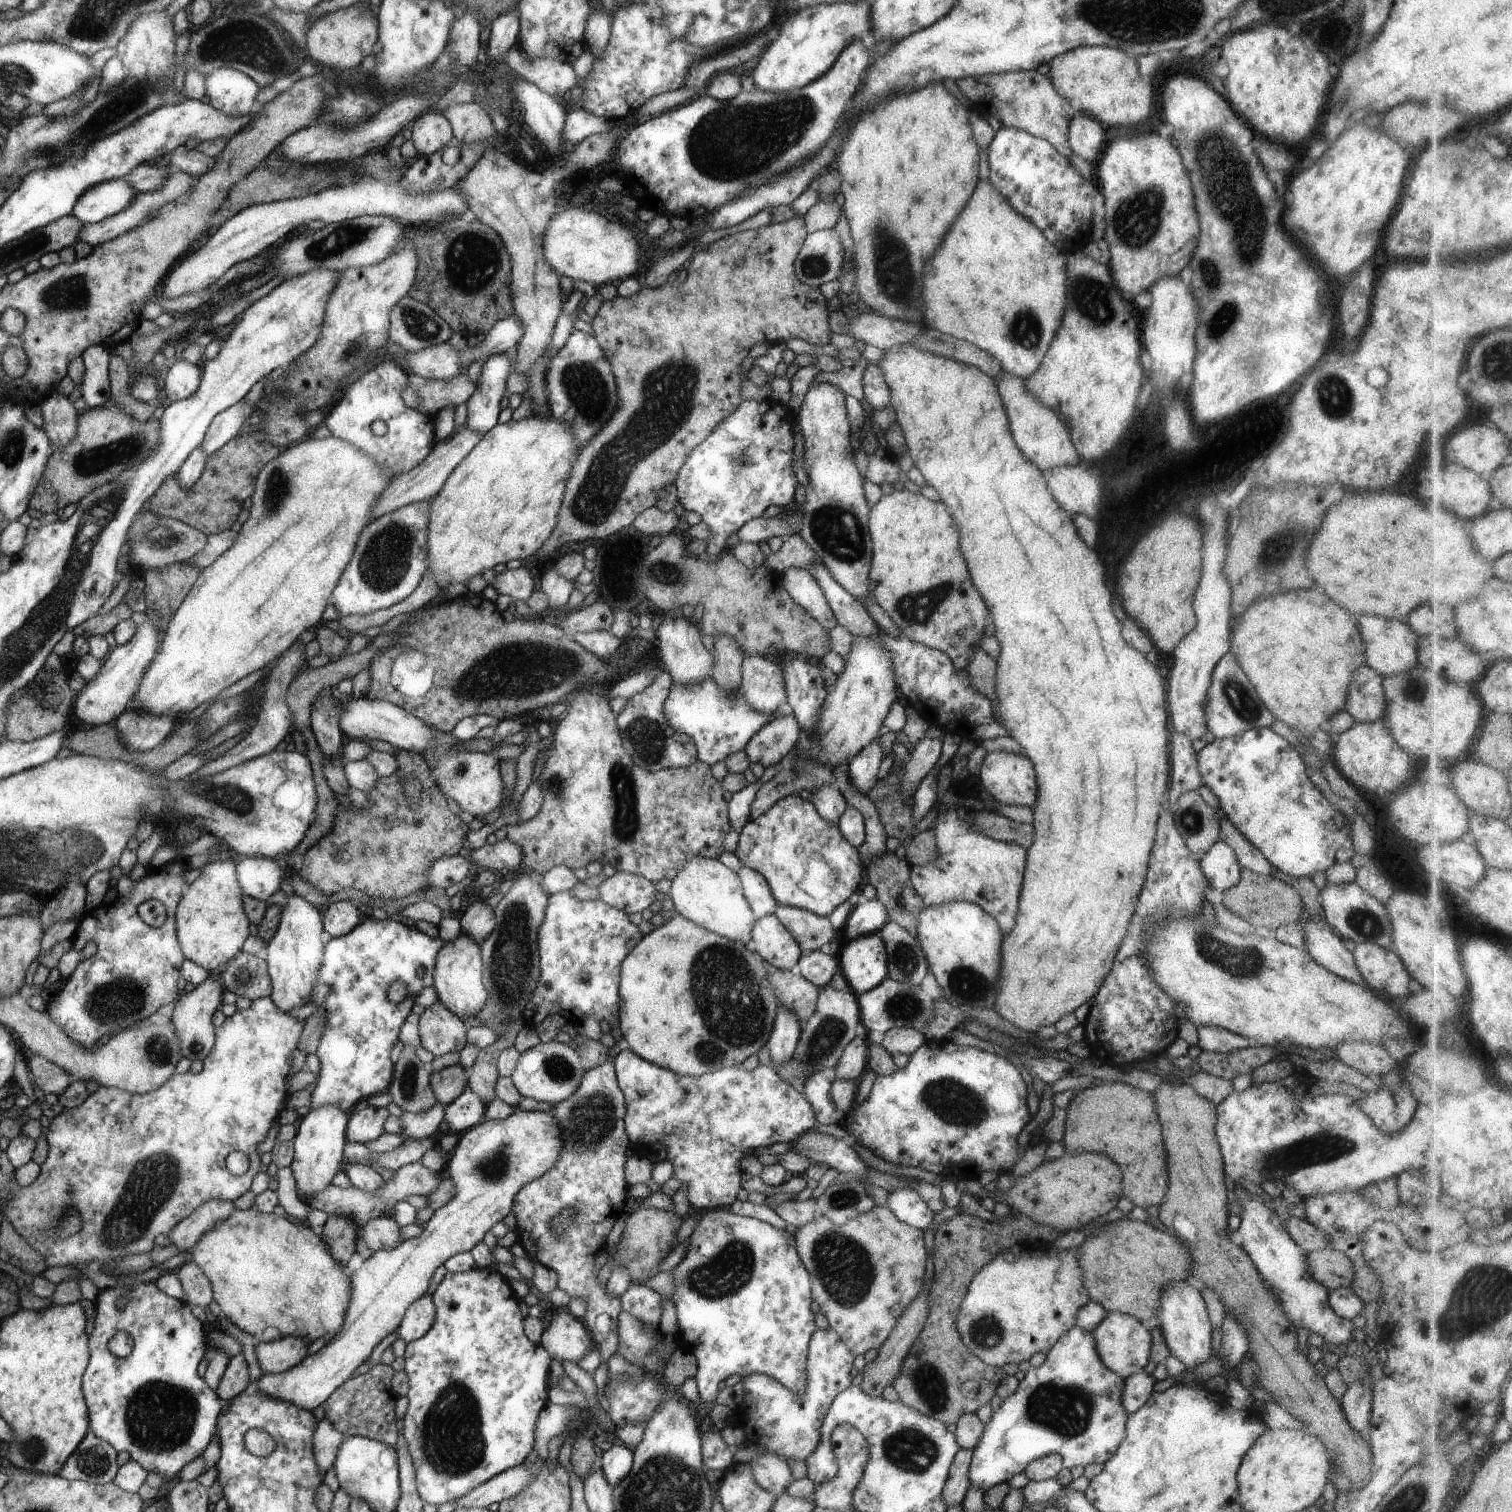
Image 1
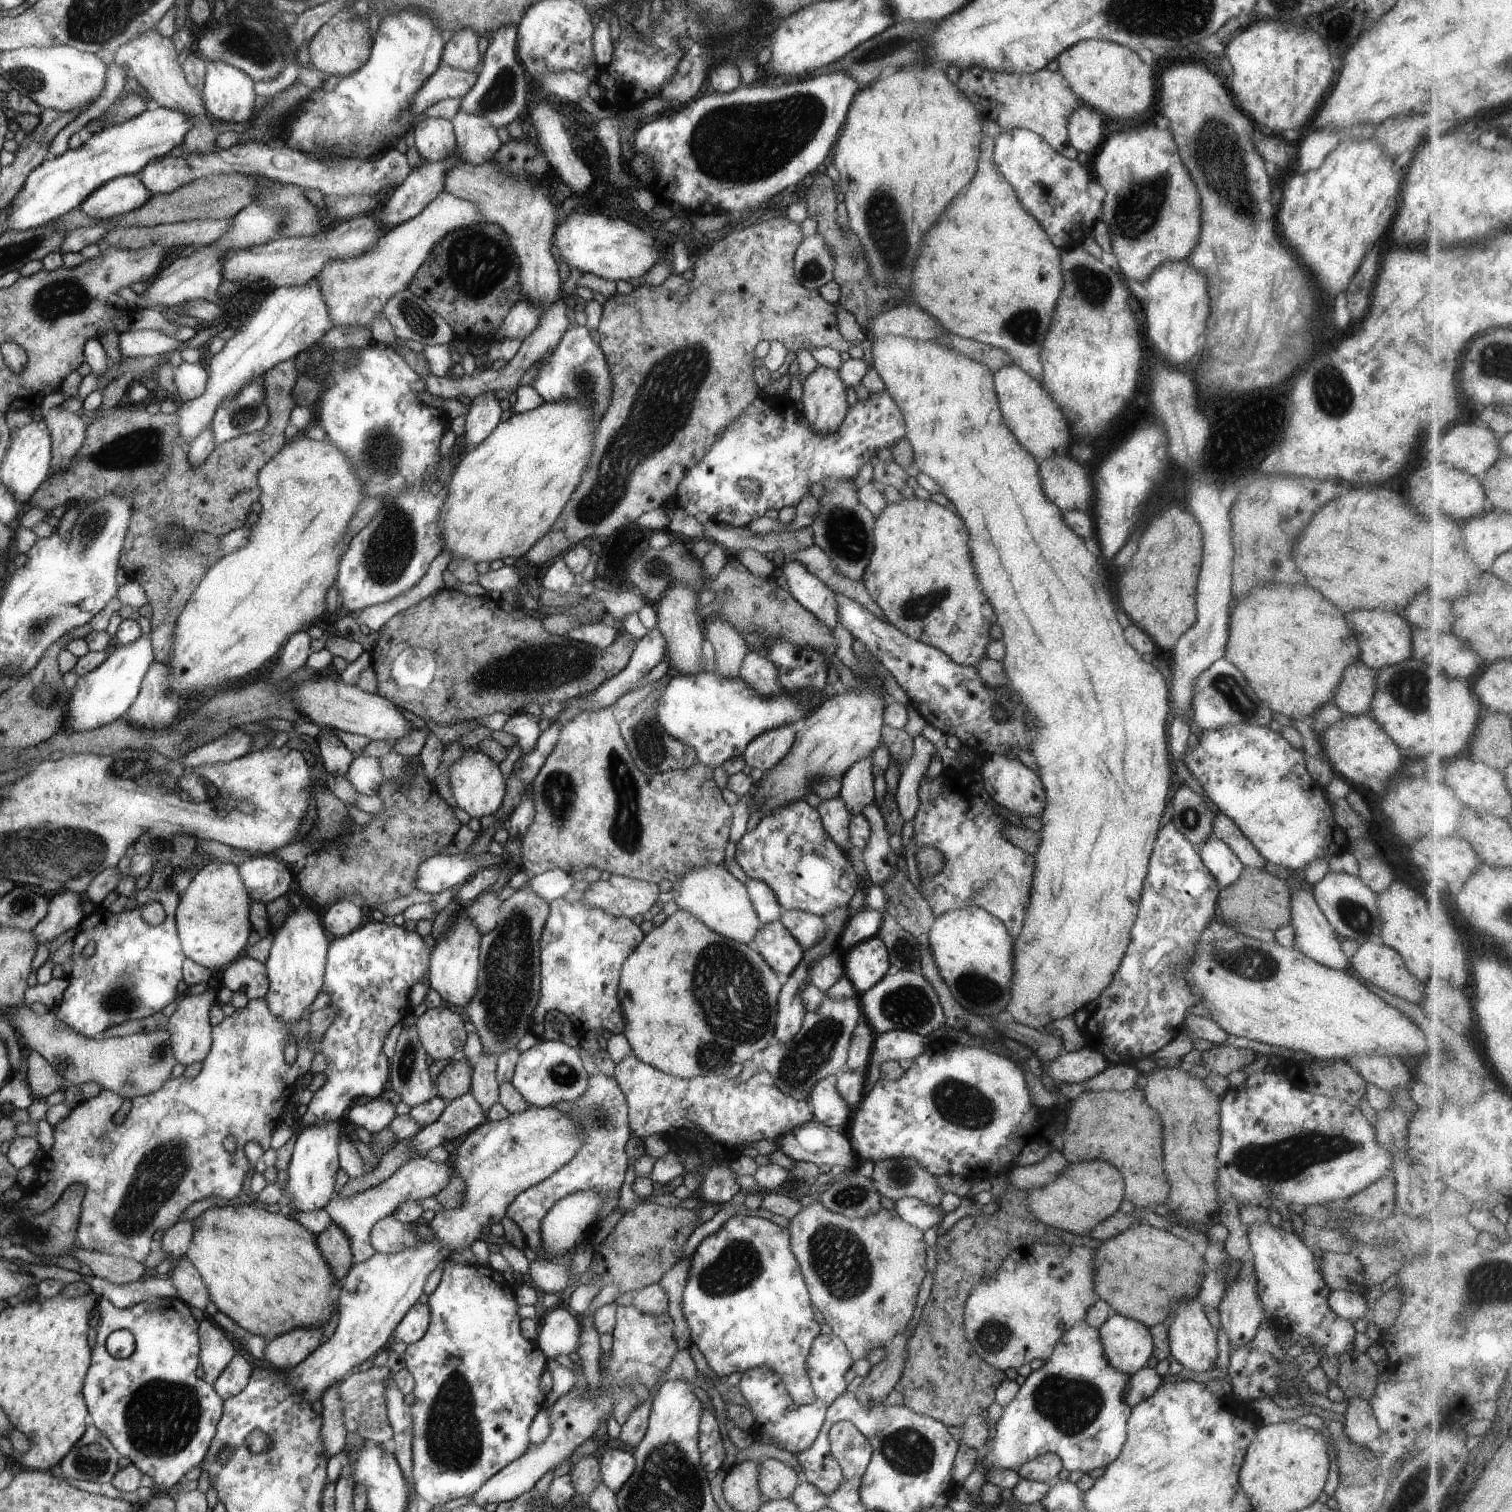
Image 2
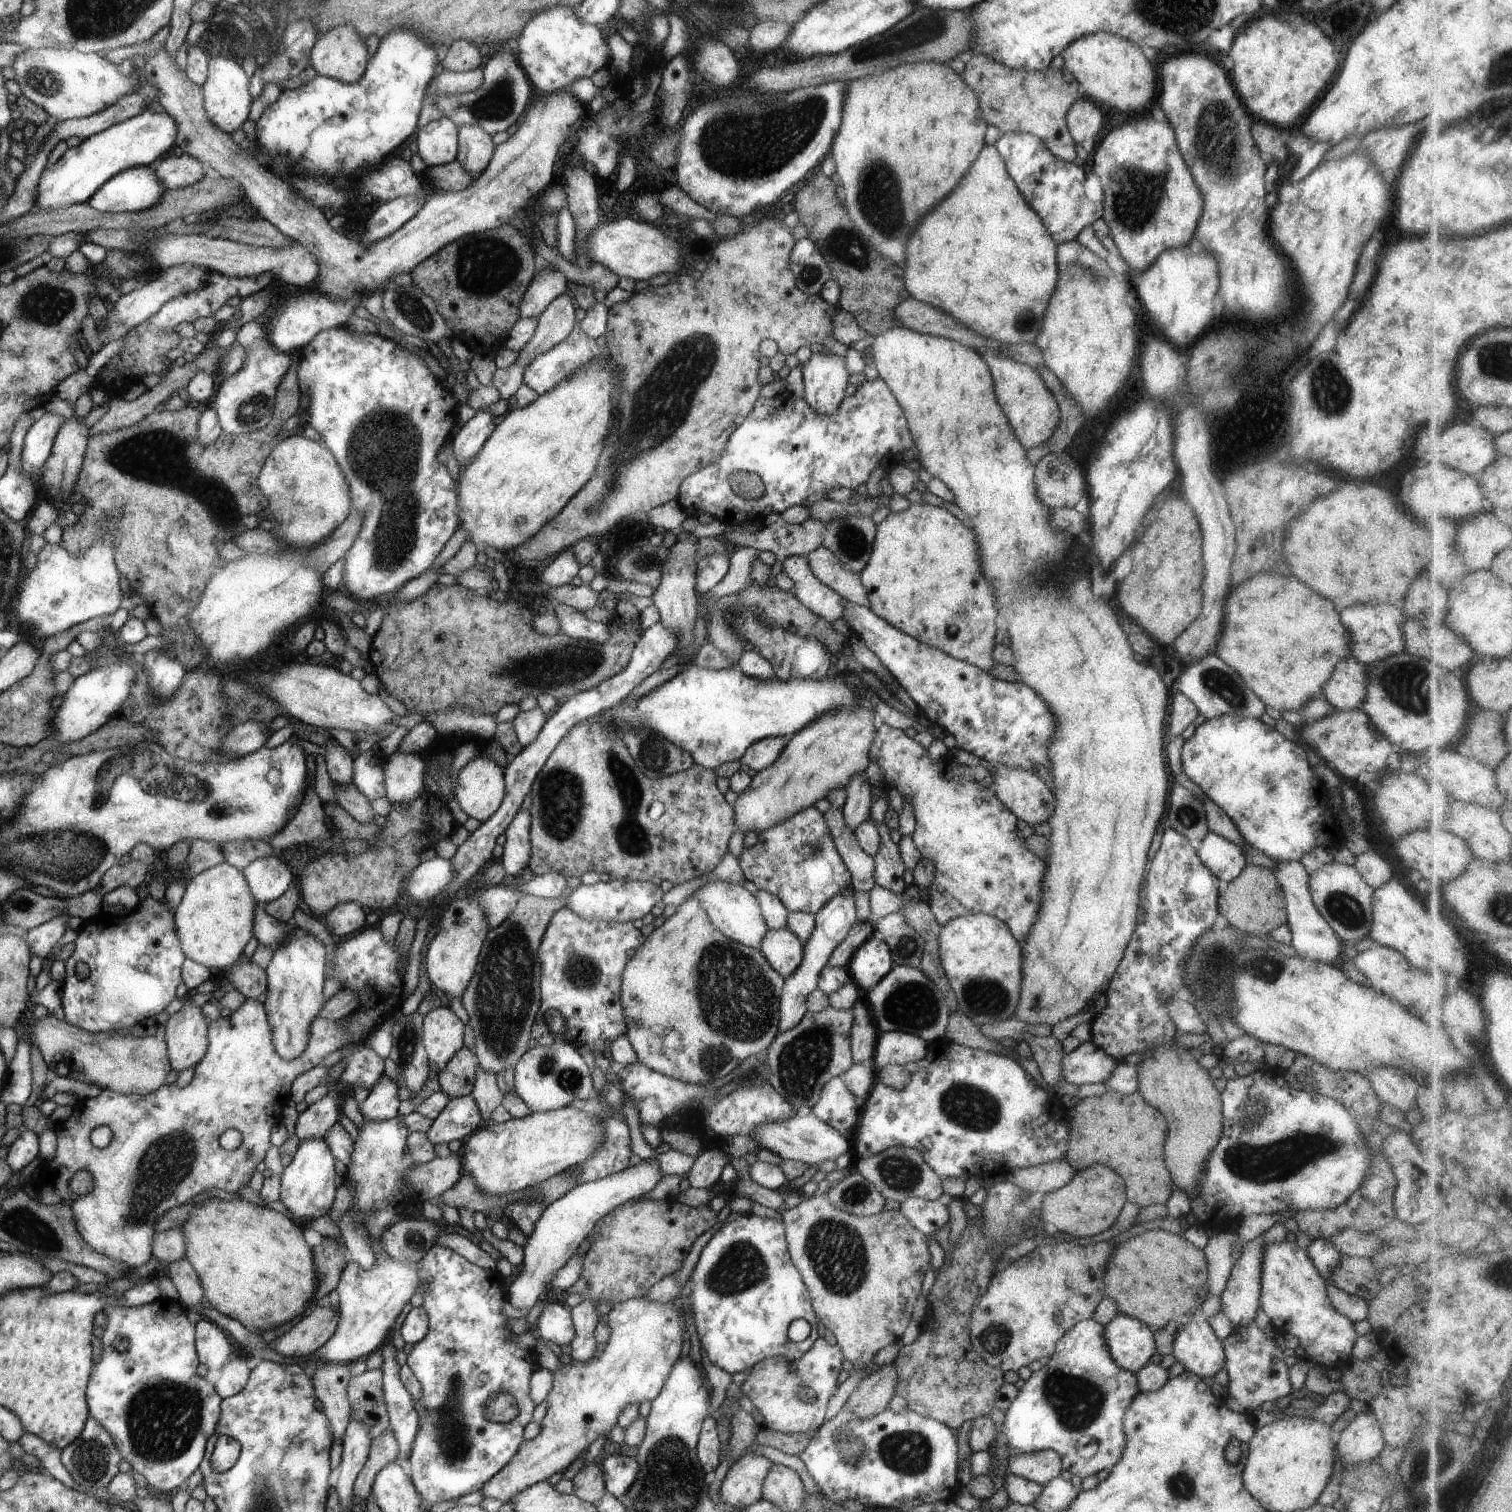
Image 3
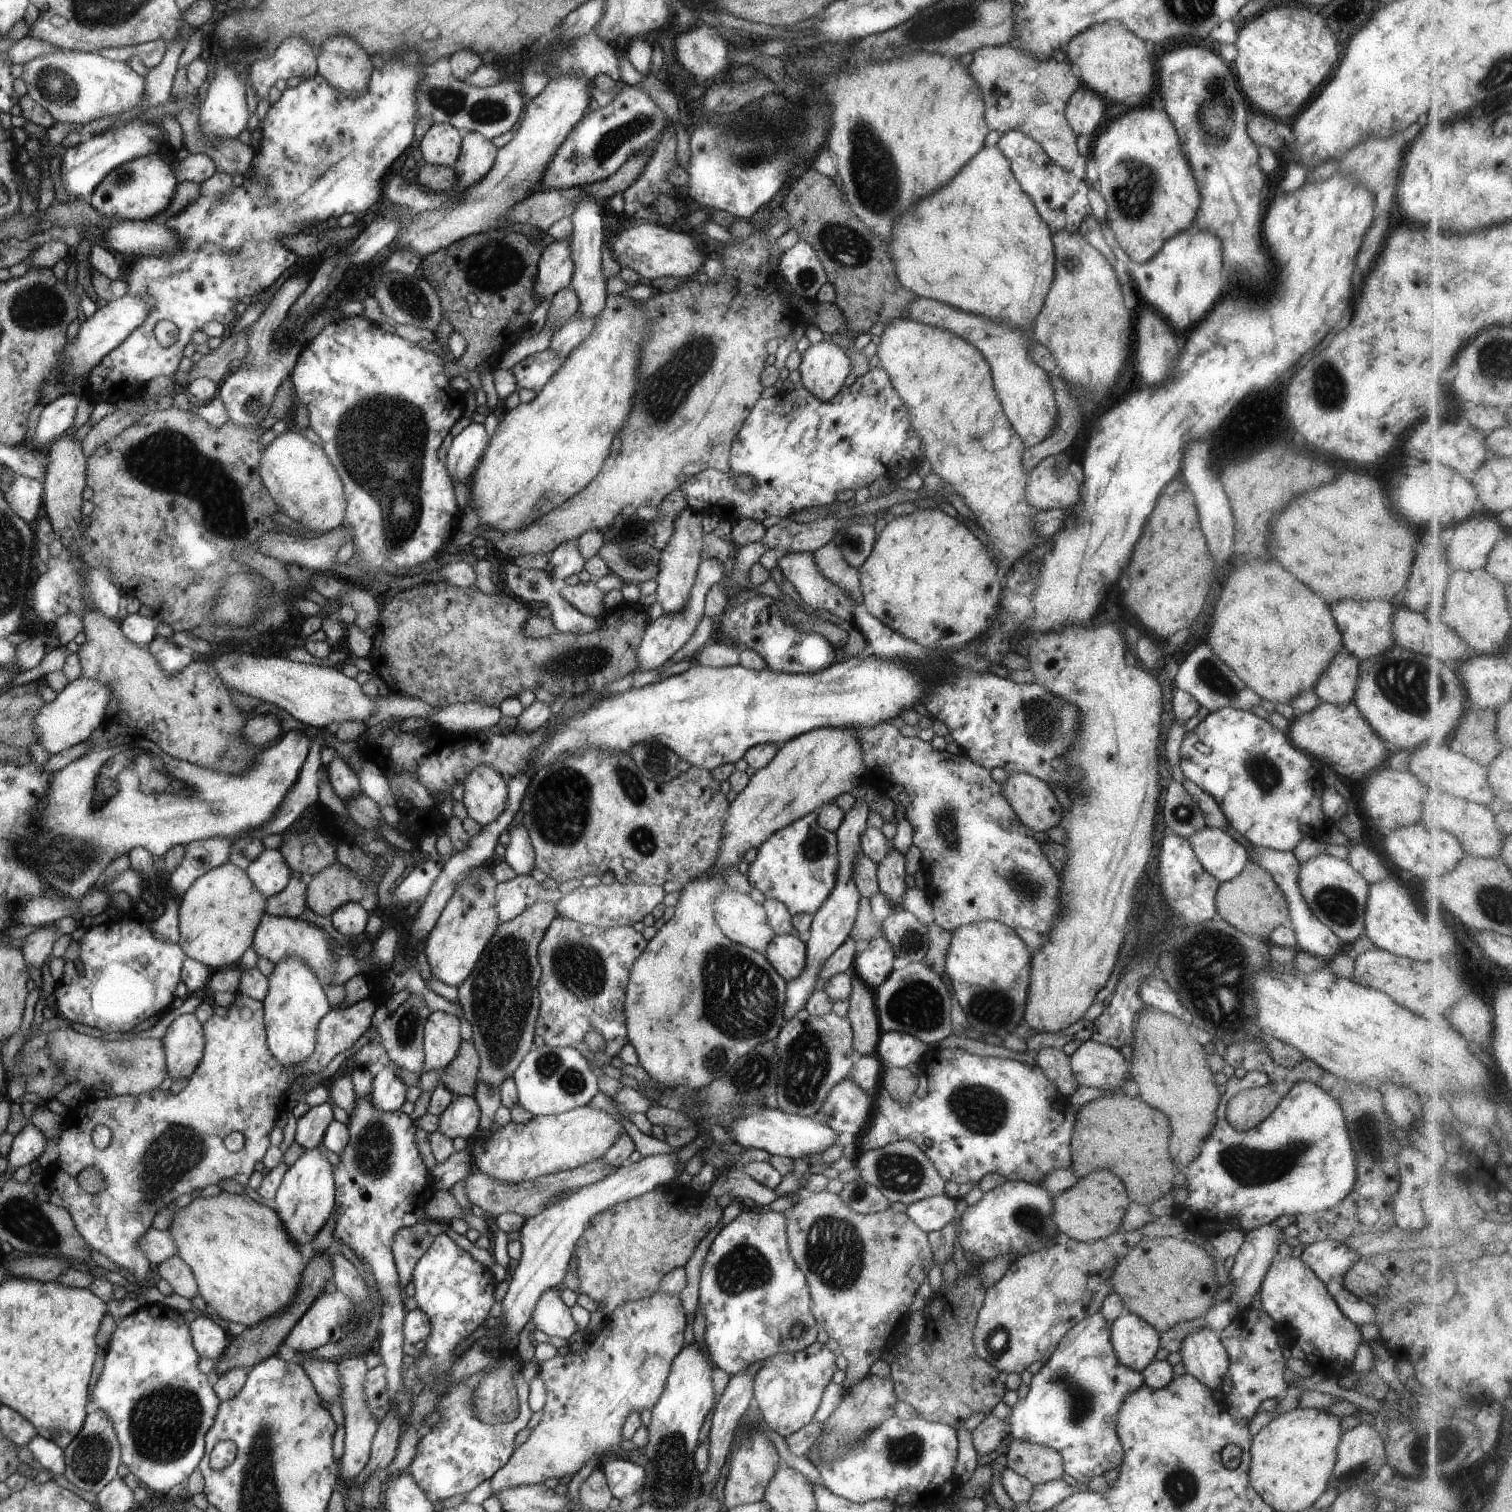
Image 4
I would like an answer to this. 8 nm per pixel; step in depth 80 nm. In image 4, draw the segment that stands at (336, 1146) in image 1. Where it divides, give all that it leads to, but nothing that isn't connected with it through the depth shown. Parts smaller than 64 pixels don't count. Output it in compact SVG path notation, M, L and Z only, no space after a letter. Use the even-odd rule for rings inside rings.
M321 1145L316 1149L305 1151L297 1162L289 1167L274 1195L276 1204L274 1210L282 1218L289 1238L297 1243L298 1247L308 1242L313 1244L313 1240L332 1216L332 1210L336 1206L337 1185L333 1166L324 1154L320 1154L319 1147Z

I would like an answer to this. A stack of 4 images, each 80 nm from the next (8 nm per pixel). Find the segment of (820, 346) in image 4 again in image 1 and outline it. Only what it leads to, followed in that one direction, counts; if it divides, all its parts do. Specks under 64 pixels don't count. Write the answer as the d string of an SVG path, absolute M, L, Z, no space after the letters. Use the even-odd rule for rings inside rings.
M823 382L817 384L811 384L809 386L808 392L806 392L804 401L802 403L801 409L798 415L798 422L800 422L800 432L802 432L802 438L804 438L803 444L803 458L804 458L804 468L807 472L809 479L809 487L806 488L806 498L804 514L802 517L802 528L798 533L806 544L809 544L820 556L825 567L832 573L834 580L840 583L842 588L845 588L852 596L855 596L859 601L862 601L864 606L865 602L870 599L873 600L873 594L869 589L869 572L871 567L871 556L873 555L873 542L871 541L871 534L869 529L869 516L870 507L866 503L866 498L864 497L864 488L862 484L864 480L862 479L858 468L854 463L854 449L851 448L850 444L850 422L848 421L848 416L846 415L846 403L845 403L845 392L837 385L831 384L830 382Z

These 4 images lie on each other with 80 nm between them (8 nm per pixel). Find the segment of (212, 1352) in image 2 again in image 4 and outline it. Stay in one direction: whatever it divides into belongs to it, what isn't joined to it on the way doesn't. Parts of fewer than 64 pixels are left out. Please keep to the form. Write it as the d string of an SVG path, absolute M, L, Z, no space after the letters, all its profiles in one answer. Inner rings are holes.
M198 1316L192 1322L194 1346L202 1358L218 1360L229 1346L226 1330L208 1316Z

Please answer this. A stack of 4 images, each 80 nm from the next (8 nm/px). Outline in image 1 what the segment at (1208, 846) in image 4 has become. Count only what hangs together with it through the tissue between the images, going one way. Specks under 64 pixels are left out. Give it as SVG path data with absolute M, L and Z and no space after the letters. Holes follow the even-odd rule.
M1222 840L1215 842L1204 853L1199 864L1211 888L1220 892L1233 887L1240 880L1242 868L1236 853Z

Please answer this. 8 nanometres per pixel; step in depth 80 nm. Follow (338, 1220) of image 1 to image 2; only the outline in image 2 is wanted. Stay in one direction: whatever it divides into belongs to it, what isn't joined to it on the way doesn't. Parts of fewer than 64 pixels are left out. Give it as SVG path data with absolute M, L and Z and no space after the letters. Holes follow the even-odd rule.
M332 1223L328 1229L317 1235L316 1242L340 1284L354 1264L348 1236L338 1225Z

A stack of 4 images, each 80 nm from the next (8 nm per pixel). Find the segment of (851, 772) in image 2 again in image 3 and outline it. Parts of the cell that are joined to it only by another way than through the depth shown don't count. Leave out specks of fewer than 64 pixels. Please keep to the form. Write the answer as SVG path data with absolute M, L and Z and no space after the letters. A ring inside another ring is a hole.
M865 774L854 775L844 790L847 799L842 808L845 825L854 832L864 821L870 817L870 808L874 800L870 795L870 783Z

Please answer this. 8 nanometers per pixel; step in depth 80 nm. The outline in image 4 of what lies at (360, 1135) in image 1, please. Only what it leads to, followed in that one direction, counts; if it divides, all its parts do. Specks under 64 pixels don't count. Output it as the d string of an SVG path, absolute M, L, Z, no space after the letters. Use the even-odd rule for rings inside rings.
M390 1061L388 1066L373 1076L372 1091L369 1093L373 1099L373 1105L381 1111L401 1110L401 1106L407 1101L408 1087L398 1075L398 1065Z

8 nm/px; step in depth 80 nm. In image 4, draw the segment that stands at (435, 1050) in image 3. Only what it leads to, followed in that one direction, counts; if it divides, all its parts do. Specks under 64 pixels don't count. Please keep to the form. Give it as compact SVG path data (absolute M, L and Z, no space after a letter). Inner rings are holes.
M435 1011L430 1013L428 1020L425 1022L424 1028L424 1049L425 1049L425 1070L436 1070L439 1074L452 1064L454 1058L460 1052L461 1046L461 1022L444 1011Z

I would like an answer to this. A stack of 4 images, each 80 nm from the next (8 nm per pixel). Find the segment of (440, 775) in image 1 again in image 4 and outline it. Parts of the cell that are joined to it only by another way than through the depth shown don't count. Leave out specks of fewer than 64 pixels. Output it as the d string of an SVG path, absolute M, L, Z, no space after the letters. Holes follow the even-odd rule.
M478 765L463 780L468 816L482 827L494 822L509 805L509 788L496 768Z

